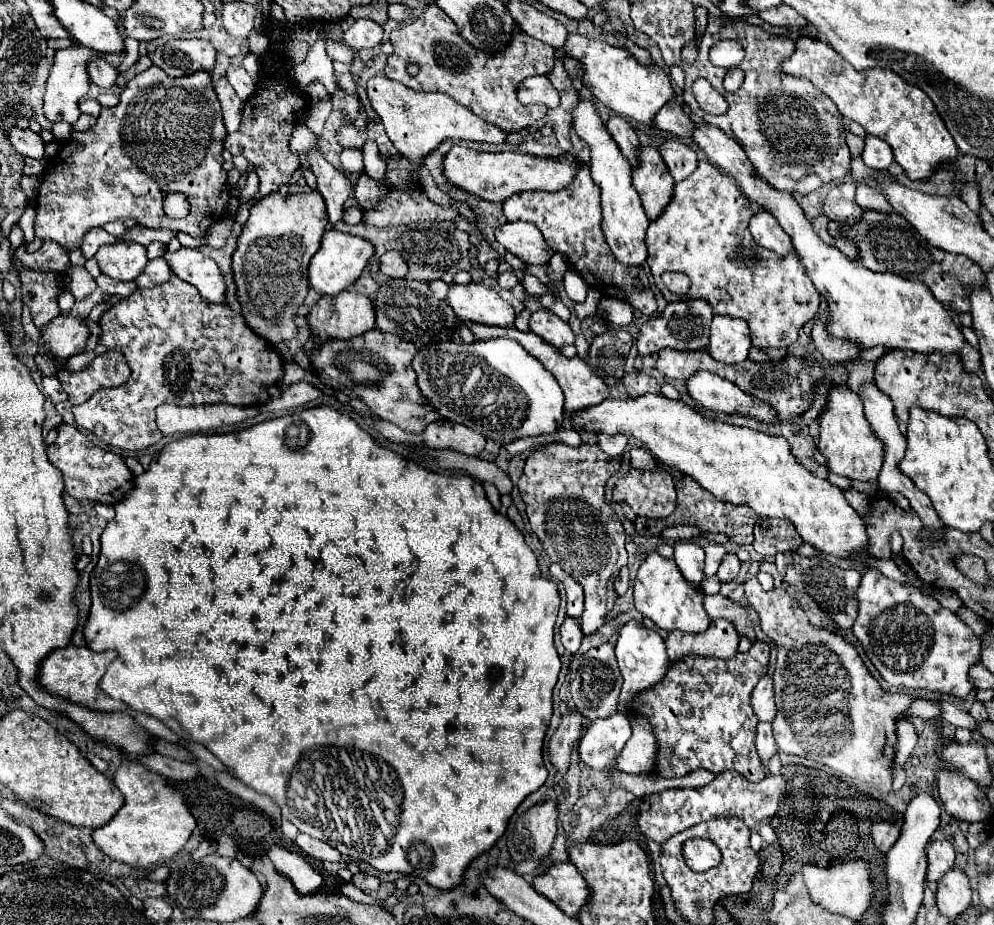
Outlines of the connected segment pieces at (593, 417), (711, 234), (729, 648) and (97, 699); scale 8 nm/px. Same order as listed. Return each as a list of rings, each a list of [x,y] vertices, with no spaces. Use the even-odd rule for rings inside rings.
[[[643,395],[637,399],[605,399],[599,405],[581,409],[569,415],[573,429],[585,433],[607,433],[607,435],[633,435],[645,443],[645,447],[669,467],[677,467],[681,473],[693,477],[703,489],[713,493],[721,501],[731,501],[735,505],[749,505],[757,515],[763,517],[783,517],[789,519],[797,533],[801,535],[803,543],[813,545],[817,551],[833,555],[837,559],[849,559],[855,563],[865,563],[871,555],[867,551],[869,537],[867,525],[857,515],[857,511],[845,501],[843,491],[831,485],[827,479],[819,479],[811,475],[803,465],[795,461],[789,451],[789,443],[777,435],[765,435],[747,427],[737,427],[729,423],[709,421],[699,415],[695,409],[687,407],[681,401],[671,401],[663,395]]]
[[[699,161],[693,175],[675,183],[673,197],[667,203],[665,211],[661,211],[661,217],[657,221],[651,221],[655,225],[649,227],[645,239],[649,251],[651,275],[667,301],[689,301],[695,297],[705,297],[715,313],[745,319],[749,323],[755,347],[759,349],[789,347],[797,341],[799,329],[817,315],[821,297],[815,291],[813,281],[805,275],[805,267],[801,267],[797,251],[791,251],[791,255],[777,255],[775,251],[765,251],[765,247],[757,247],[757,243],[753,243],[753,237],[747,229],[751,215],[753,215],[751,205],[741,193],[741,189],[735,185],[735,181],[713,163]],[[663,271],[685,273],[691,279],[689,293],[687,295],[671,293],[661,281]]]
[[[717,619],[711,623],[711,627],[707,631],[697,633],[697,635],[673,631],[665,639],[665,645],[667,645],[667,655],[669,655],[671,663],[675,663],[687,655],[729,659],[737,653],[739,635],[729,621]]]
[[[69,645],[63,649],[55,649],[43,663],[41,663],[41,673],[39,673],[39,683],[49,691],[55,693],[71,703],[77,705],[85,705],[91,709],[101,709],[101,711],[115,711],[115,709],[124,709],[131,715],[141,726],[145,727],[152,735],[158,738],[163,738],[169,742],[177,742],[177,735],[167,728],[161,721],[154,717],[137,712],[130,709],[125,703],[111,699],[109,695],[105,695],[99,689],[99,681],[107,669],[107,665],[117,657],[115,651],[103,651],[103,653],[95,653],[89,647],[77,647],[77,645]]]

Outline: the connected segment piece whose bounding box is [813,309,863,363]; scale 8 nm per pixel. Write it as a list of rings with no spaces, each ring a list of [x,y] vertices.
[[[827,309],[820,316],[820,318],[823,318],[823,321],[821,319],[815,319],[815,325],[813,325],[813,341],[817,345],[817,351],[830,363],[843,363],[845,361],[855,360],[859,357],[859,353],[863,351],[863,347],[846,340],[831,337],[827,333],[827,319],[829,315],[830,312]]]

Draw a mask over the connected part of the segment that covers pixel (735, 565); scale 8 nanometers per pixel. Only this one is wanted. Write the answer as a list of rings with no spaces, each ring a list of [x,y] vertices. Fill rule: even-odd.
[[[727,553],[725,559],[723,559],[721,565],[719,565],[717,577],[719,577],[723,583],[727,583],[727,581],[735,579],[737,573],[739,573],[739,559],[737,559],[735,553]]]

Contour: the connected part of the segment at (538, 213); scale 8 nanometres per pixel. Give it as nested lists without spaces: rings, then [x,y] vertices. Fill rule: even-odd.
[[[583,165],[575,177],[575,181],[555,193],[549,191],[523,191],[513,197],[509,197],[503,203],[503,213],[509,221],[531,221],[537,225],[537,229],[543,233],[547,245],[555,253],[563,253],[567,257],[567,263],[589,283],[589,287],[595,287],[603,295],[627,301],[633,309],[641,311],[643,315],[653,315],[657,311],[655,295],[647,281],[645,271],[633,273],[635,269],[629,269],[621,265],[613,253],[609,251],[609,245],[605,241],[601,229],[601,189],[595,185],[595,181],[589,175],[589,167]],[[639,277],[641,289],[635,287],[635,279]]]

